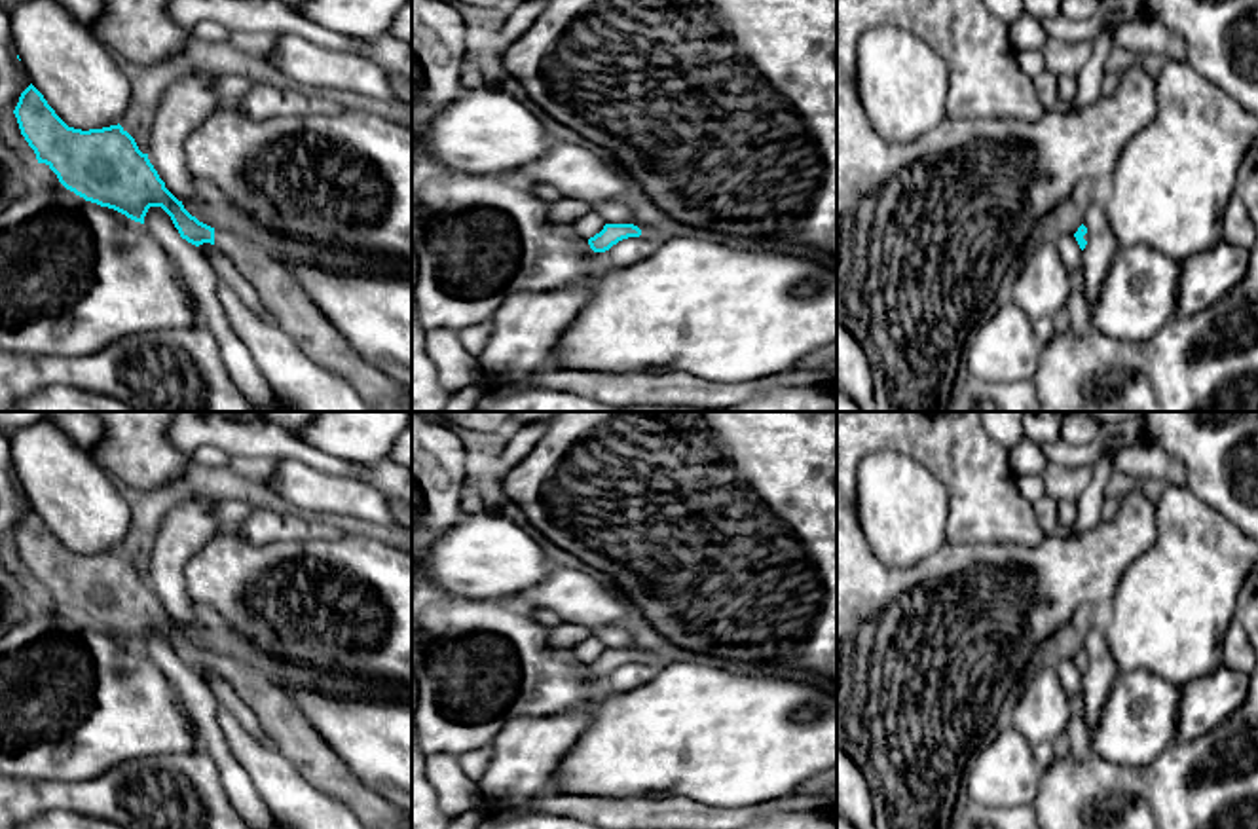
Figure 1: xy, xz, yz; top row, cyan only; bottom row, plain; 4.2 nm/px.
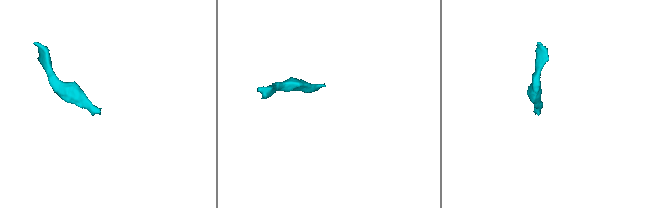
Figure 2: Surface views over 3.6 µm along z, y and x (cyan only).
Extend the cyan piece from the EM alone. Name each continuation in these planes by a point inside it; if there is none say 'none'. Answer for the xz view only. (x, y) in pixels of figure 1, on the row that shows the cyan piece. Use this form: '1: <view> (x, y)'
1: xz (649, 234)

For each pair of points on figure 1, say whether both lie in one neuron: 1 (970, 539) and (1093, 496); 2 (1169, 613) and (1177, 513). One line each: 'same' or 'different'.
1: different
2: same

